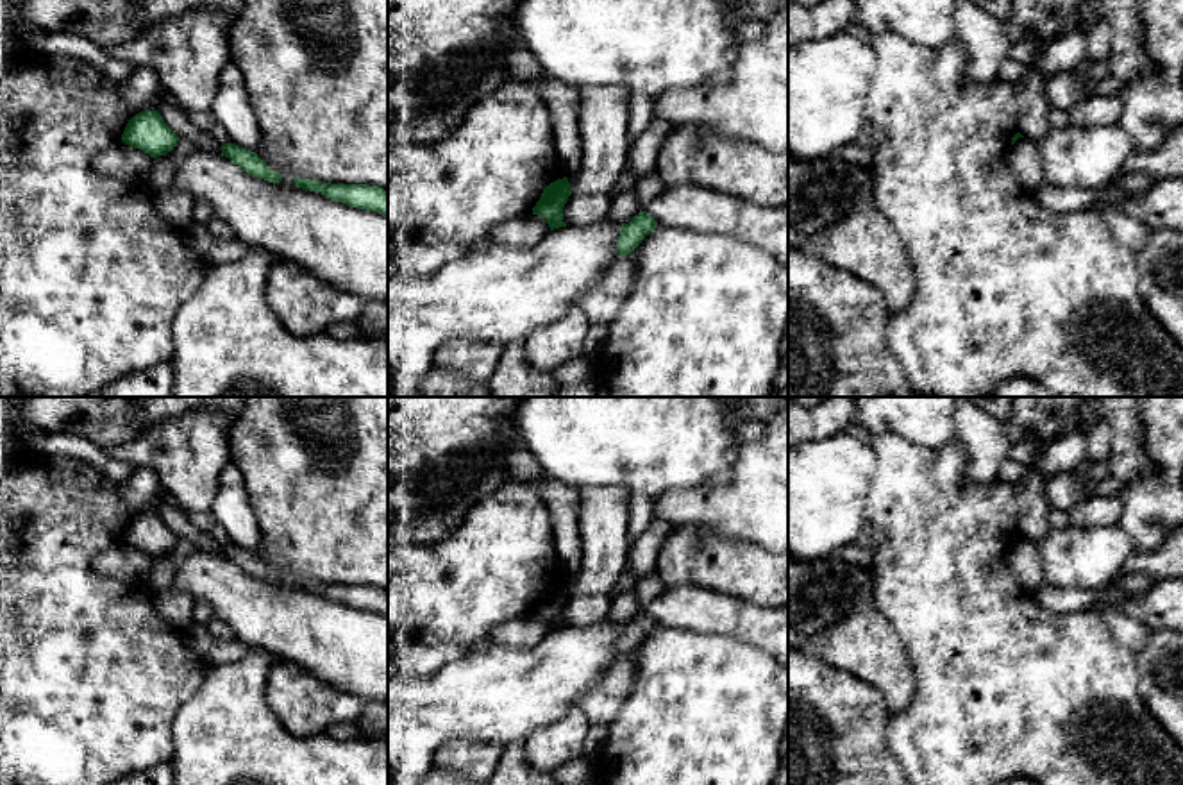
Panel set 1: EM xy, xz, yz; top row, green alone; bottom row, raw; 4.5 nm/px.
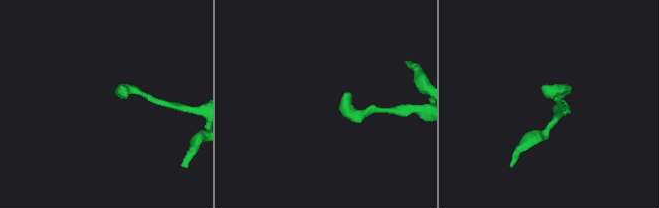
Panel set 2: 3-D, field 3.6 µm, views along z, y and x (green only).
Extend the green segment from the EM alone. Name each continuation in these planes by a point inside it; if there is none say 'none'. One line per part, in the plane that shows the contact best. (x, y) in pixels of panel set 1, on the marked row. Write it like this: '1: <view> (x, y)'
none

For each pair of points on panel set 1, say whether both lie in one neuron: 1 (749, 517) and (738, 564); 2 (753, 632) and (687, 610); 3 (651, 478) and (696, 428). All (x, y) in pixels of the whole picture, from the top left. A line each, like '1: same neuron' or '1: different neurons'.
1: different neurons
2: same neuron
3: same neuron

